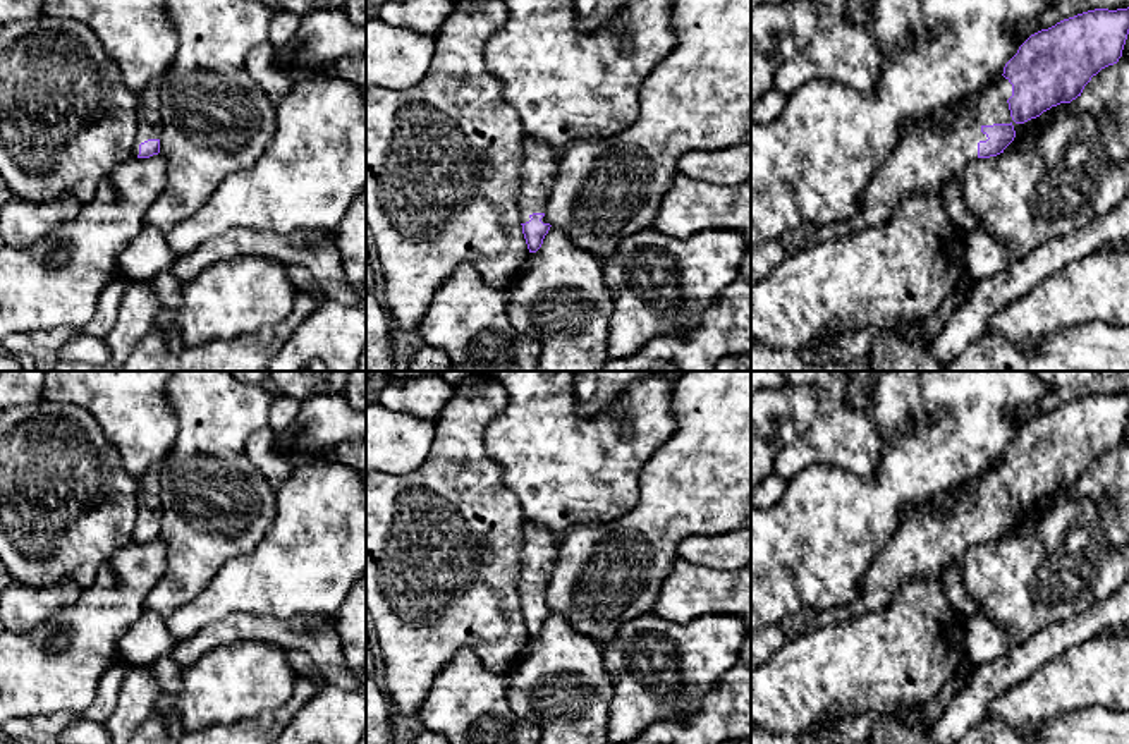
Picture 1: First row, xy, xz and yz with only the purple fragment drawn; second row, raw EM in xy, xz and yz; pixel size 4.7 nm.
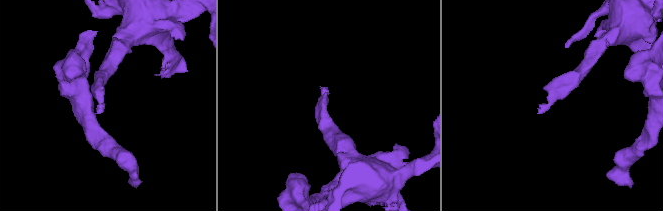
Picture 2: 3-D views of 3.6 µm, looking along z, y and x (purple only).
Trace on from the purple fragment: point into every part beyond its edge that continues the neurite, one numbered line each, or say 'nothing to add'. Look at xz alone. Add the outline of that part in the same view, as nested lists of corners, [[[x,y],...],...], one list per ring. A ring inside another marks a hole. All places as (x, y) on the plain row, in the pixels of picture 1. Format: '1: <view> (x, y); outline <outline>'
1: xz (538, 554); outline [[[531,521],[524,522],[521,574],[517,582],[521,608],[529,607],[533,598],[545,598],[557,558],[557,541],[558,536],[552,534],[548,529]]]

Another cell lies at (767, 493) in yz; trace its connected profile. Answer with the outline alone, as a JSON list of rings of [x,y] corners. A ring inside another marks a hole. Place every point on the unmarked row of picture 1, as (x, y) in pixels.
[[[768,476],[761,483],[751,486],[751,505],[770,509],[777,505],[787,490],[787,481],[778,476]]]

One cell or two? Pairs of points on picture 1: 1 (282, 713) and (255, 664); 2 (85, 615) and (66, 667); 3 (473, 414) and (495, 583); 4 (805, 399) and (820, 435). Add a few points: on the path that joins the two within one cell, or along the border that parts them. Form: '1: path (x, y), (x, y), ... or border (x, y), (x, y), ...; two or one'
1: border (296, 672), (292, 696), (286, 703), (243, 720); two
2: path (85, 628), (83, 640), (71, 655); one
3: path (469, 456), (469, 502), (487, 519), (490, 542); one
4: border (817, 389), (815, 416), (787, 447); two

